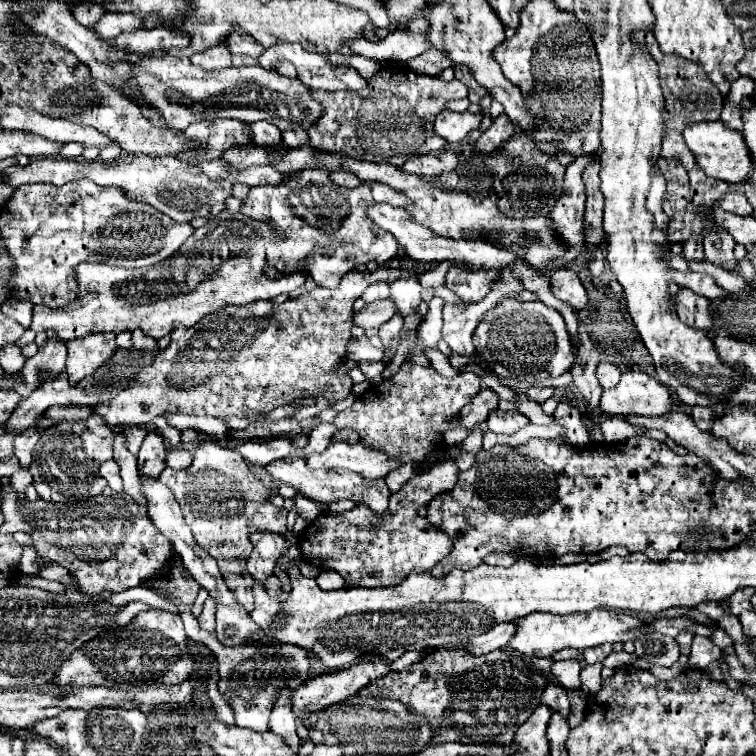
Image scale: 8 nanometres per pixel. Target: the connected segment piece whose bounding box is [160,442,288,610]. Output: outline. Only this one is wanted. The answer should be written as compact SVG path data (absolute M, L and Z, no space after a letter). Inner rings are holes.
M200 442L194 452L192 466L184 472L168 476L168 468L160 474L160 480L174 492L186 524L190 526L196 544L204 548L220 568L220 574L238 600L252 610L252 586L254 578L246 570L246 560L252 552L250 534L276 532L286 536L286 510L280 510L270 502L266 486L248 470L240 454L230 448L220 448L216 442ZM250 594L250 600L248 600Z

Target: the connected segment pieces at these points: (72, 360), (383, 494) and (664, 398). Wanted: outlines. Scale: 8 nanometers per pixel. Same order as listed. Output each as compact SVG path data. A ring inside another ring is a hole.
M88 334L84 338L68 342L68 378L70 384L78 384L84 378L104 366L116 352L114 334Z
M278 458L274 462L270 462L266 466L268 474L272 474L274 480L282 480L284 484L296 488L302 496L312 498L320 504L330 504L330 502L338 502L338 500L352 500L354 504L368 504L372 508L376 508L378 516L384 514L384 510L388 508L388 498L390 498L390 490L386 486L384 480L376 480L372 484L368 484L366 480L360 480L358 474L348 472L348 470L312 470L306 466L304 458L294 458L294 460L286 460L286 458Z
M624 372L618 386L604 390L600 408L612 416L640 412L644 416L662 416L674 408L670 390L646 372Z

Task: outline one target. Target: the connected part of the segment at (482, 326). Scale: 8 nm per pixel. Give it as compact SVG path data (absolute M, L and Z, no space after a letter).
M500 302L482 316L474 332L474 346L482 360L502 378L522 378L530 382L556 378L576 362L572 344L568 344L564 318L542 302Z

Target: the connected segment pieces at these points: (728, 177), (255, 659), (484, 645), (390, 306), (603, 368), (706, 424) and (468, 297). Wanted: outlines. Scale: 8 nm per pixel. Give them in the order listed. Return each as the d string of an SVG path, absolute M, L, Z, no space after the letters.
M720 120L692 124L690 128L684 130L684 140L686 140L686 146L694 152L696 164L710 178L720 178L724 182L736 184L736 182L742 182L752 172L752 156L748 146L744 144L742 132L730 130L726 124L720 124Z
M166 596L166 598L178 608L188 638L202 640L214 652L214 656L218 660L218 672L220 672L218 690L228 700L228 704L234 708L236 726L252 728L256 732L268 730L268 716L276 702L278 690L280 688L296 690L300 684L304 684L308 680L308 670L310 670L308 652L304 648L296 648L292 644L248 646L248 648L240 648L240 650L228 648L228 646L220 644L214 634L200 628L197 618L194 618L190 611L190 606L182 604L174 596Z
M496 624L492 630L484 632L470 640L470 644L462 646L468 652L488 652L496 648L506 648L510 638L516 634L516 624Z
M384 298L380 302L368 304L360 314L356 314L356 324L362 328L380 328L384 322L388 322L396 314L396 304L392 298Z
M600 362L596 368L596 376L598 376L602 388L614 386L620 380L620 368L614 366L612 362Z
M694 406L692 408L692 418L694 418L694 422L702 430L710 430L710 424L714 422L714 418L710 416L710 408L700 408L700 406Z
M452 268L450 272L450 283L447 287L456 292L464 302L478 302L482 300L488 292L494 280L500 276L500 272L460 272L458 268Z

